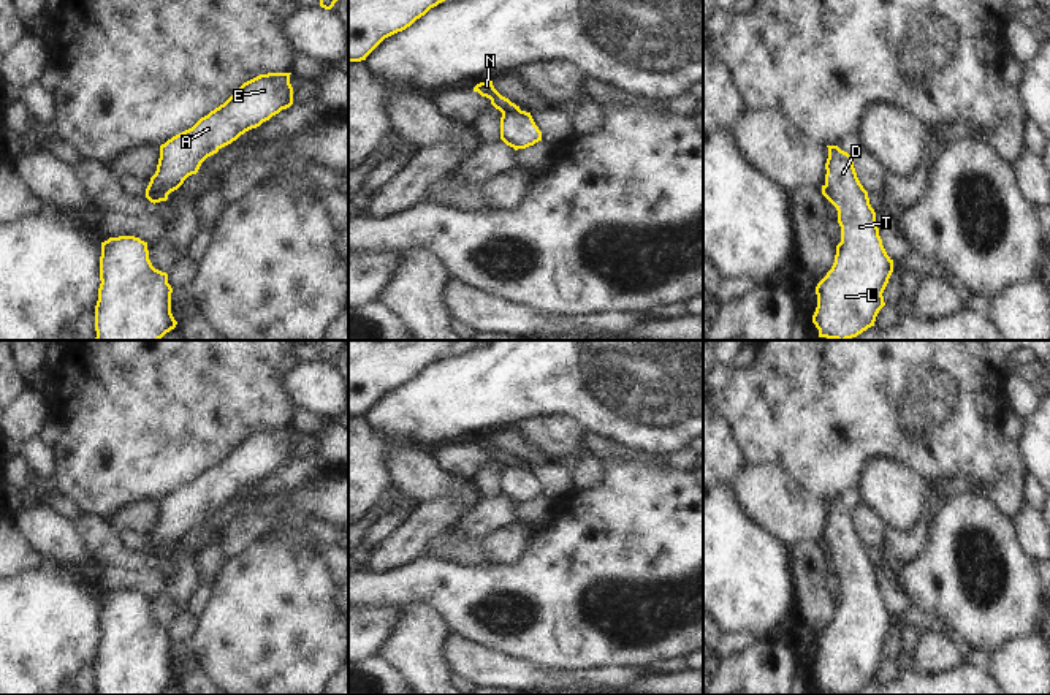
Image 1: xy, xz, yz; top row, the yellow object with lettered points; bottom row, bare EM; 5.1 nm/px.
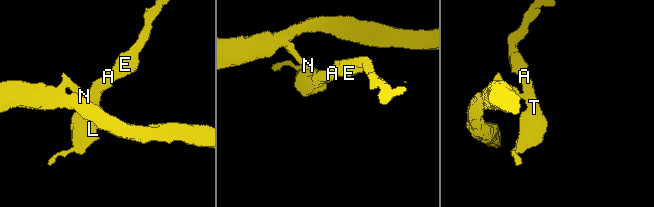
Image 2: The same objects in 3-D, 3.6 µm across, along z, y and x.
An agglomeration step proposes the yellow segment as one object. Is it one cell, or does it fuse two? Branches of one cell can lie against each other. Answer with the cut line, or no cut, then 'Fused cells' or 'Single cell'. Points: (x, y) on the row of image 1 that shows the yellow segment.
Split along xy (148, 186), (167, 195). Fused cells.

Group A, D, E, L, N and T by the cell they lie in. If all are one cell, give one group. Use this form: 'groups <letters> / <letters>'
groups A D E L T / N

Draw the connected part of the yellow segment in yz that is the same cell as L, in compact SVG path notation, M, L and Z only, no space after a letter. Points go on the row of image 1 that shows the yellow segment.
M838 146L827 147L825 187L838 211L841 242L831 269L816 287L812 323L819 337L847 340L874 326L885 306L882 293L893 272L893 260L882 245L876 212L857 177L854 157Z

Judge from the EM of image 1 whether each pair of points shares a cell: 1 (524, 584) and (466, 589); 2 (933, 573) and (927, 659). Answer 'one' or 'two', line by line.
1: one
2: two

